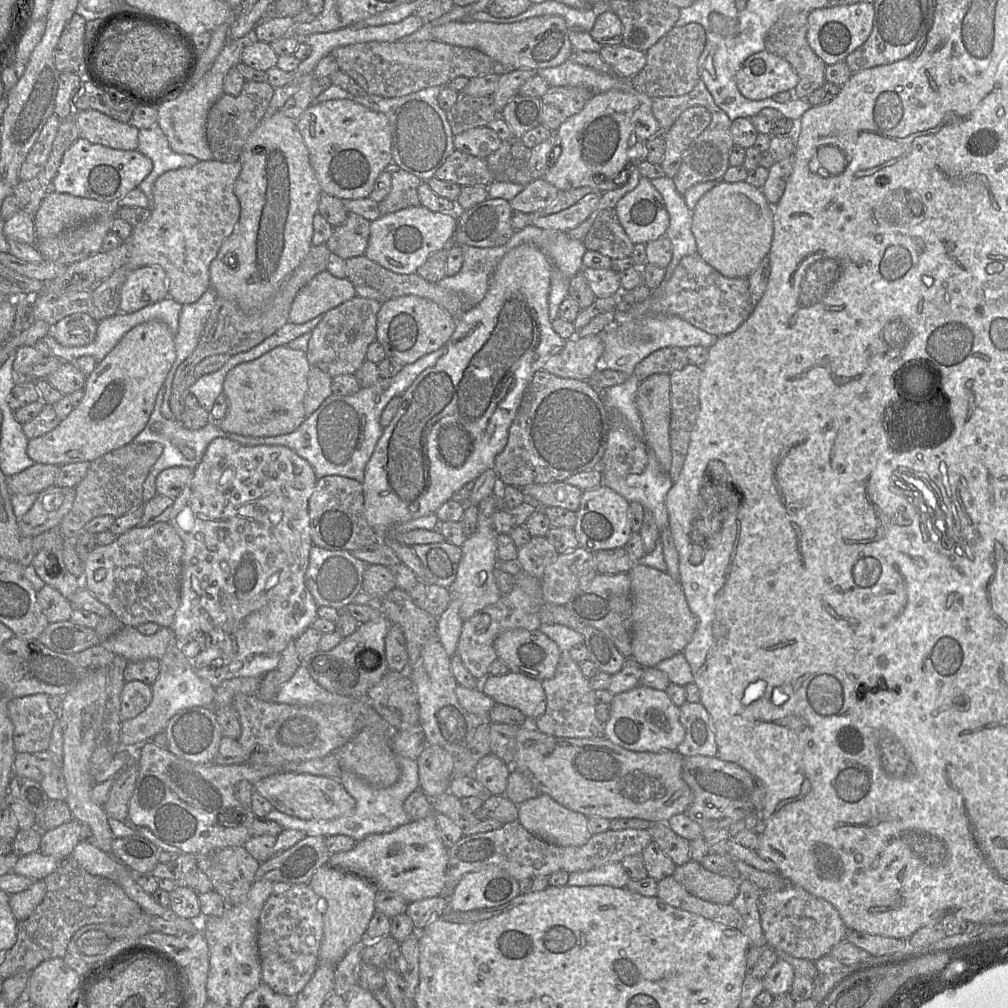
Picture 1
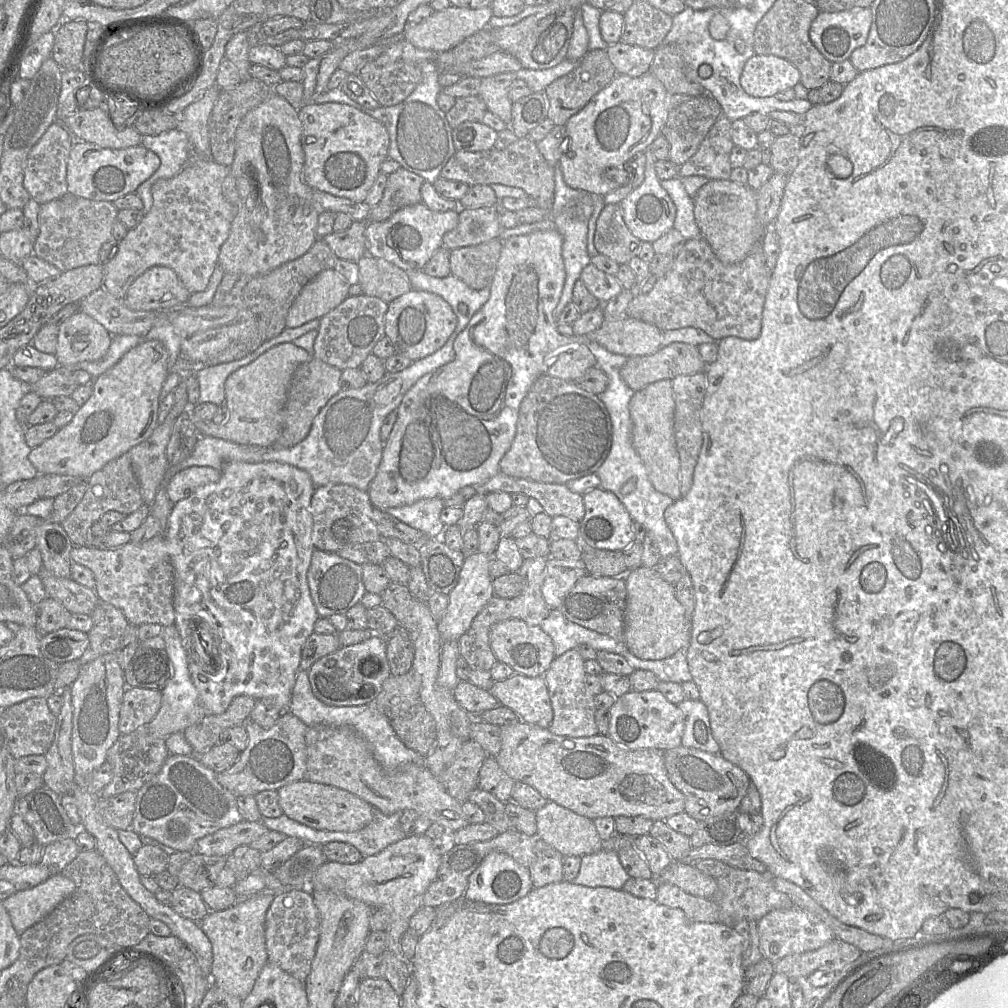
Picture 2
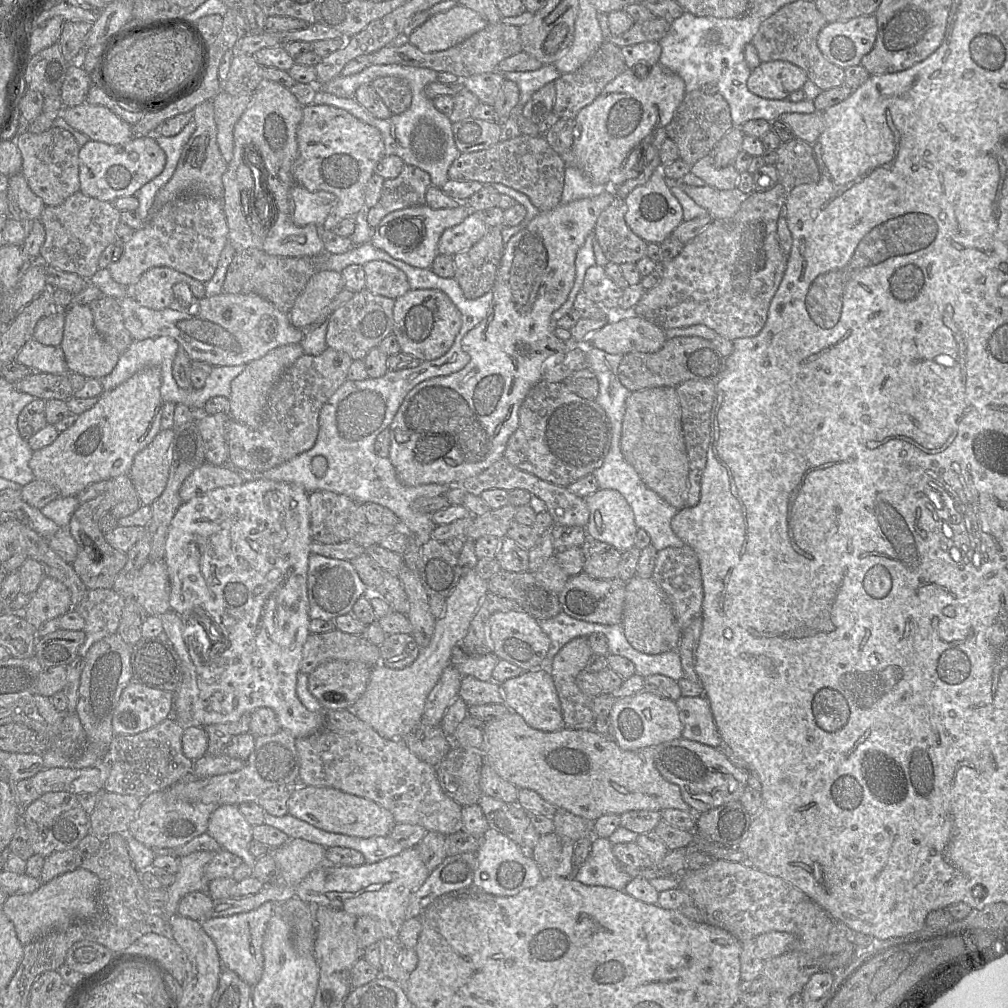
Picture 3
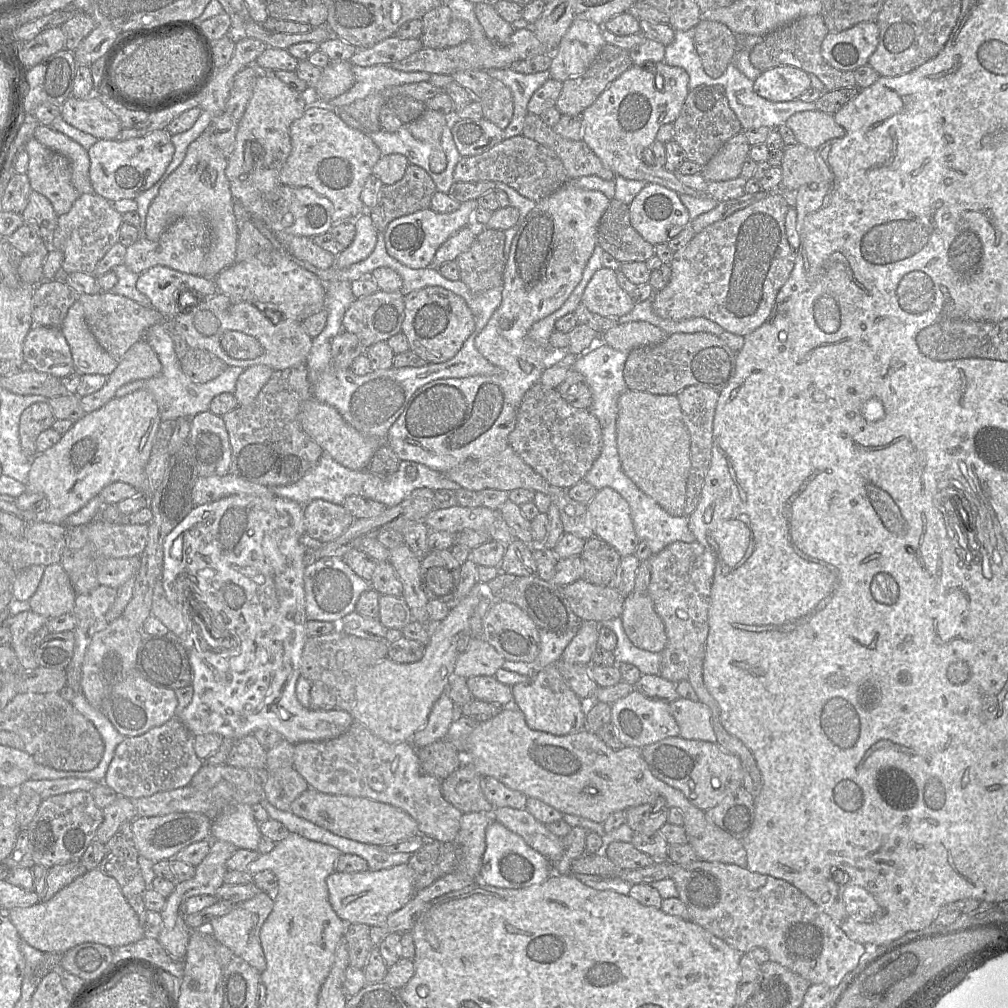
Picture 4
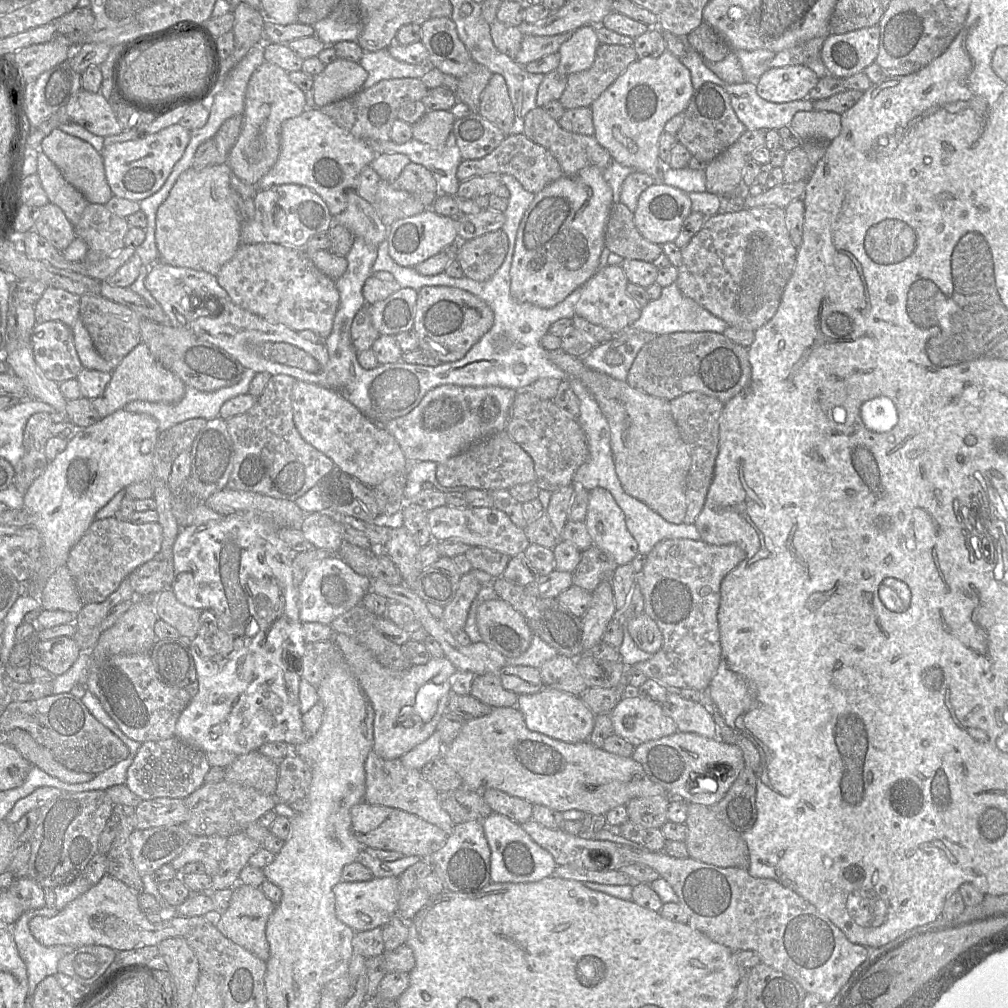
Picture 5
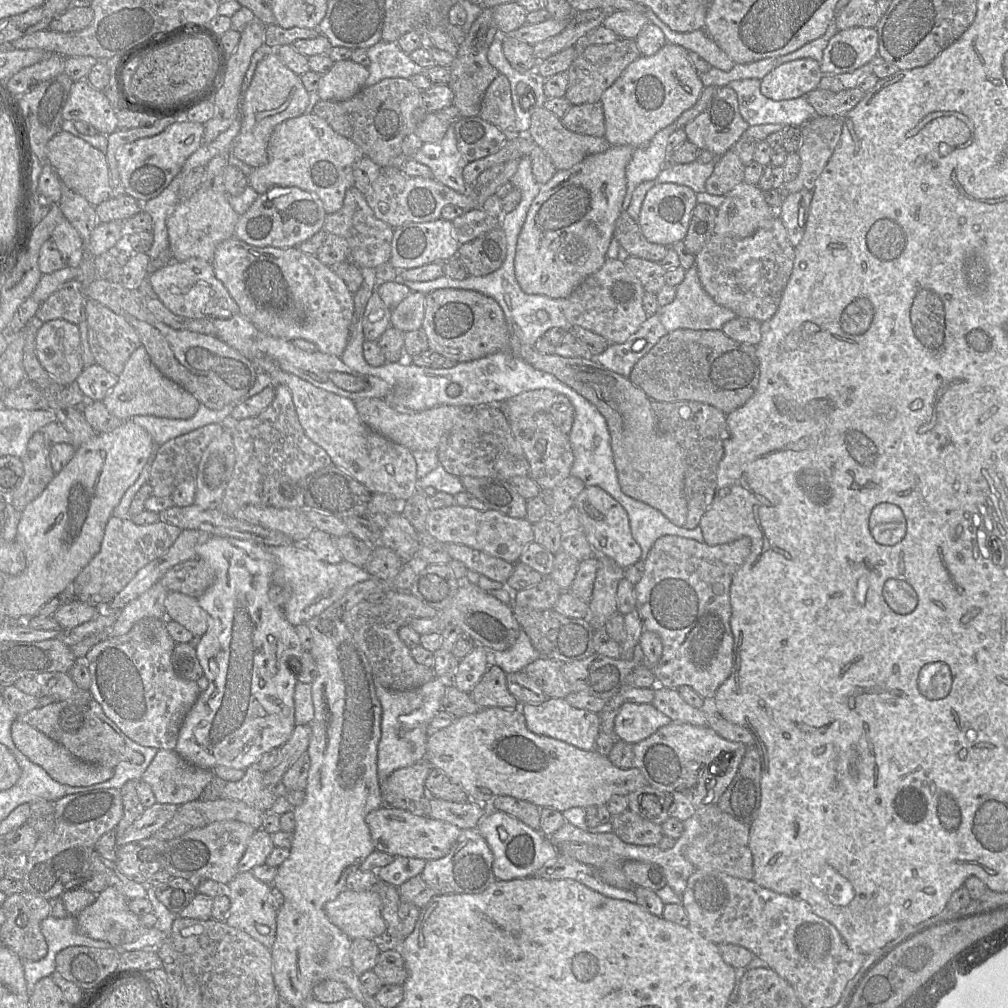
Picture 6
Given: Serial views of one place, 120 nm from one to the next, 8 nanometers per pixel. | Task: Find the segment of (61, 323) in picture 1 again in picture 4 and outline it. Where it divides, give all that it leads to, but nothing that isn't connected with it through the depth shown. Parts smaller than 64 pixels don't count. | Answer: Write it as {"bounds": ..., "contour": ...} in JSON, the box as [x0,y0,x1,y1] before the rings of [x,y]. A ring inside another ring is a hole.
{"bounds":[60,299,119,376],"contour":[[[77,299],[69,308],[60,326],[70,347],[74,369],[80,375],[109,376],[119,361],[110,356],[97,342],[84,316],[82,303]]]}

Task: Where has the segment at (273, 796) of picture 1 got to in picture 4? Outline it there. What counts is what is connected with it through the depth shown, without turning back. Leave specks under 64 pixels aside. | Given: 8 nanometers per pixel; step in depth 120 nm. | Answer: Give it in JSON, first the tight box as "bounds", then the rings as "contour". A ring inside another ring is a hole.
{"bounds":[290,788,419,846],"contour":[[[308,788],[292,802],[290,811],[338,836],[378,846],[394,844],[419,834],[416,821],[408,813],[365,797],[332,795]]]}

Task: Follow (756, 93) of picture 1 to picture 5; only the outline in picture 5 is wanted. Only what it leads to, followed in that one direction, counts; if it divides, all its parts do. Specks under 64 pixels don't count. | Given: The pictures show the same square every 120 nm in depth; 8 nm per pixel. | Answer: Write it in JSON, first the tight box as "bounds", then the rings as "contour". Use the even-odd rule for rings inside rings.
{"bounds":[756,65,819,103],"contour":[[[807,65],[773,67],[756,83],[757,94],[774,103],[801,100],[808,97],[819,80],[817,74]]]}

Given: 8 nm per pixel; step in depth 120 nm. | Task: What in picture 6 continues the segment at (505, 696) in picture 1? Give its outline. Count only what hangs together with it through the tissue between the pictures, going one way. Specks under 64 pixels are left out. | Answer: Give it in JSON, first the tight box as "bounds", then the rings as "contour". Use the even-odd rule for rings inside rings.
{"bounds":[519,698,601,750],"contour":[[[548,698],[539,704],[519,704],[527,728],[538,735],[552,737],[582,750],[594,750],[601,731],[599,714],[571,706],[564,698]]]}

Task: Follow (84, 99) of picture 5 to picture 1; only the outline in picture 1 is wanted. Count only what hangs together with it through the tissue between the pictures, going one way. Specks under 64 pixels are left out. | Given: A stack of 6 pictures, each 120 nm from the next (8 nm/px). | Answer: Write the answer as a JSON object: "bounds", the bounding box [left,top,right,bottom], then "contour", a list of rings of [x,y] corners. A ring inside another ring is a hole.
{"bounds":[74,110,139,150],"contour":[[[97,110],[74,111],[79,137],[118,150],[137,150],[139,129]]]}

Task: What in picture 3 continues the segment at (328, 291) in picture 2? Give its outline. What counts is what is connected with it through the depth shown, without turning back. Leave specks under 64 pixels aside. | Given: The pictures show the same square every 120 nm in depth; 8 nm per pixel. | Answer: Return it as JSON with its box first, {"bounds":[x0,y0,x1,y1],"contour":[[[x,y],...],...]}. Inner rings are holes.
{"bounds":[289,270,343,329],"contour":[[[319,270],[308,280],[289,311],[291,324],[300,329],[309,327],[343,288],[341,273]]]}

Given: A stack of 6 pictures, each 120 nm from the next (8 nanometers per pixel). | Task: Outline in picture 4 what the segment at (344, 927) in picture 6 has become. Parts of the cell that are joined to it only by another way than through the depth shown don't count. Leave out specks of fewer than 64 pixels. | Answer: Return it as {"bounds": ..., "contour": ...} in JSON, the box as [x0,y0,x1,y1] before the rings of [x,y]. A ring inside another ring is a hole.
{"bounds":[327,864,416,926],"contour":[[[400,864],[381,870],[366,870],[361,872],[334,871],[327,879],[329,902],[337,914],[347,924],[362,923],[371,926],[380,926],[388,916],[402,908],[413,898],[416,875],[407,864]]]}

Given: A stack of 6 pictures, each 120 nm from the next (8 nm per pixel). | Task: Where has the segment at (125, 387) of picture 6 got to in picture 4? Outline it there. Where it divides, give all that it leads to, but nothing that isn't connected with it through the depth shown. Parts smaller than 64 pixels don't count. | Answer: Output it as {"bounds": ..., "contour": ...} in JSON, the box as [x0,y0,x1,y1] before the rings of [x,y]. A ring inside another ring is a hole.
{"bounds":[80,338,161,413],"contour":[[[144,338],[140,339],[125,353],[101,389],[80,398],[80,406],[85,413],[98,410],[115,397],[121,386],[152,378],[158,375],[161,369],[161,362],[152,347]]]}

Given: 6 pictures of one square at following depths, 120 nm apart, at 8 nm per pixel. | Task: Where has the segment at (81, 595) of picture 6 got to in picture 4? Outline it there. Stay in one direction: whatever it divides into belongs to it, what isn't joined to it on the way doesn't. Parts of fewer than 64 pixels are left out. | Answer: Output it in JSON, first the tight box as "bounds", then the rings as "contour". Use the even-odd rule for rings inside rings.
{"bounds":[60,517,148,595],"contour":[[[100,517],[88,523],[69,527],[60,564],[68,574],[77,595],[86,594],[97,588],[99,566],[109,558],[134,557],[143,553],[148,540],[147,524],[111,524]]]}

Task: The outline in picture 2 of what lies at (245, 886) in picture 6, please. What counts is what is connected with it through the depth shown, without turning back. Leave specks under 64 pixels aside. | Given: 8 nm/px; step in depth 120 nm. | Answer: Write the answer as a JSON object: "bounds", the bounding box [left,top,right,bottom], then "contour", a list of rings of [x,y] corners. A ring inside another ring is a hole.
{"bounds":[200,893,274,1001],"contour":[[[259,893],[239,899],[235,905],[221,911],[210,911],[200,922],[213,950],[211,983],[242,1001],[251,993],[256,980],[268,962],[265,921],[274,895]]]}

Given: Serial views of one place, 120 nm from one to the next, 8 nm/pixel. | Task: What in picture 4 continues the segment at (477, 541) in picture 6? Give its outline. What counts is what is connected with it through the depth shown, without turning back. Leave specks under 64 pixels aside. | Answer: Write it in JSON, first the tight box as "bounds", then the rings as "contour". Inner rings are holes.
{"bounds":[423,506,516,546],"contour":[[[452,506],[434,509],[423,521],[431,531],[458,533],[464,529],[487,532],[491,540],[508,546],[516,538],[498,509]]]}

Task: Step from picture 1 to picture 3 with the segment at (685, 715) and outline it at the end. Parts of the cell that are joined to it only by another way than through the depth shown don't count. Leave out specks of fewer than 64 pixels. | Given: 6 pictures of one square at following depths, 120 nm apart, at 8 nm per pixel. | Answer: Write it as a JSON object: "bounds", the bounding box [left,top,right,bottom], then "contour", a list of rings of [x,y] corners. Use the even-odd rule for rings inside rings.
{"bounds":[675,696,721,748],"contour":[[[681,696],[675,701],[683,724],[682,738],[713,748],[721,747],[721,737],[716,728],[707,699]]]}

